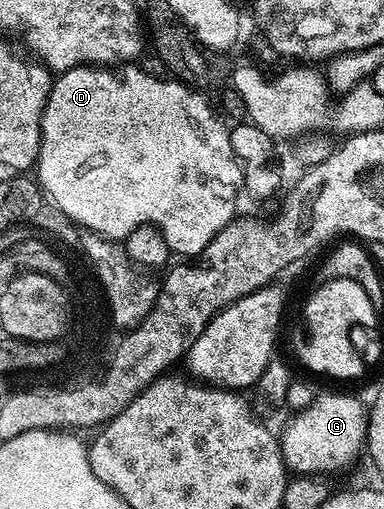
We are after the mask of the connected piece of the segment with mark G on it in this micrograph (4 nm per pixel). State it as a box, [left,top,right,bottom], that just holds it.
[279,394,368,477]

